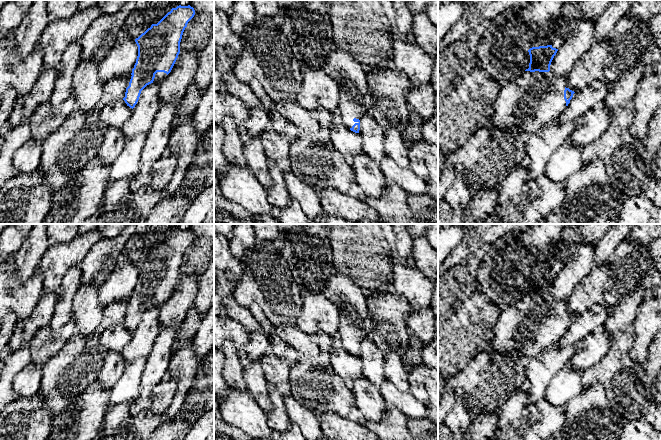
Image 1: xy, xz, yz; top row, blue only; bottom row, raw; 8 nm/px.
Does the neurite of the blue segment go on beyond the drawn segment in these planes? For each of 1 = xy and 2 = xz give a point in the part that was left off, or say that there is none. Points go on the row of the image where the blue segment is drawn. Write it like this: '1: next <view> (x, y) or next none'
1: next xy (159, 76)
2: next xz (355, 100)

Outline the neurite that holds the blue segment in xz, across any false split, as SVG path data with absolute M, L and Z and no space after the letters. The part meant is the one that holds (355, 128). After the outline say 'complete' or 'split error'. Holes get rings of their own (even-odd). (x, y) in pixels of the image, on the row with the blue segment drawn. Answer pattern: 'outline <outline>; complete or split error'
outline M334 45L324 60L322 69L339 85L338 111L344 124L351 131L359 133L360 119L365 113L370 113L373 102L365 66Z; split error

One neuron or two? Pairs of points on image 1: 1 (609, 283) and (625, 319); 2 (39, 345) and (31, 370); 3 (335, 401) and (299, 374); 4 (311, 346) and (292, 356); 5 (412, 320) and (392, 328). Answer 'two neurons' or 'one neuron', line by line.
1: one neuron
2: two neurons
3: one neuron
4: two neurons
5: two neurons

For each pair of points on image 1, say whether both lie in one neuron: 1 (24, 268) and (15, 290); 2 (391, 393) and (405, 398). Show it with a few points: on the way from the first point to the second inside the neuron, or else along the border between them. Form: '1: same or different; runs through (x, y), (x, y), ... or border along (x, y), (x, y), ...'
1: different; border along (13, 257), (17, 276), (22, 281), (29, 279)
2: same; runs through (394, 396), (402, 398)

